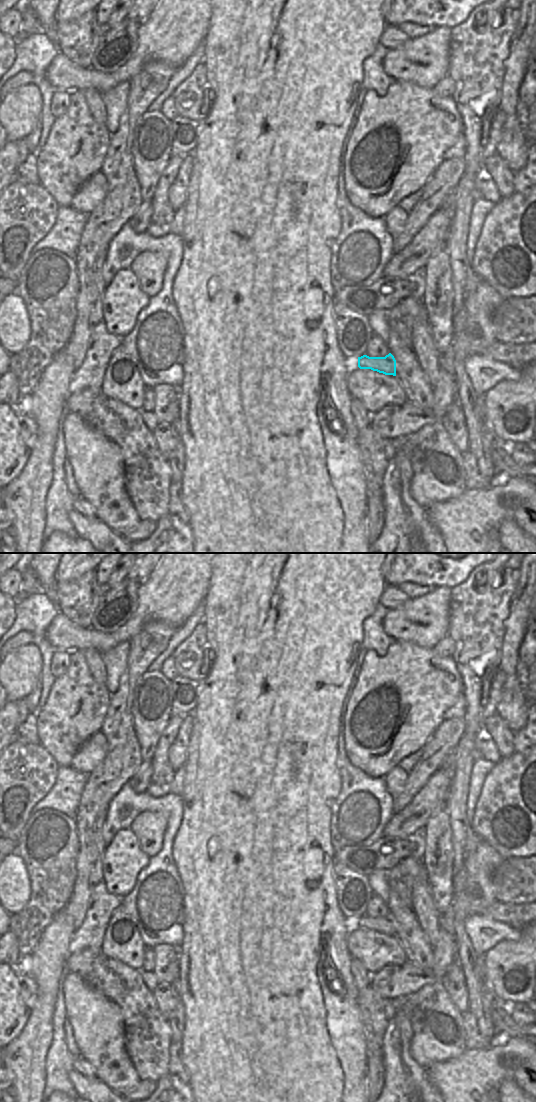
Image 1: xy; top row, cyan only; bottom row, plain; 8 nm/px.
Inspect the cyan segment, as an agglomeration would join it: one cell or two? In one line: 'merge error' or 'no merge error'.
no merge error

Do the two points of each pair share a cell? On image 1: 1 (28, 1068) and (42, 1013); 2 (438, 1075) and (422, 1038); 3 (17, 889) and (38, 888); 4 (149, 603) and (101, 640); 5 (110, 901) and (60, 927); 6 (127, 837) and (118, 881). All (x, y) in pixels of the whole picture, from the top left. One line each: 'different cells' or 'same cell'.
1: same cell
2: different cells
3: different cells
4: same cell
5: different cells
6: same cell

